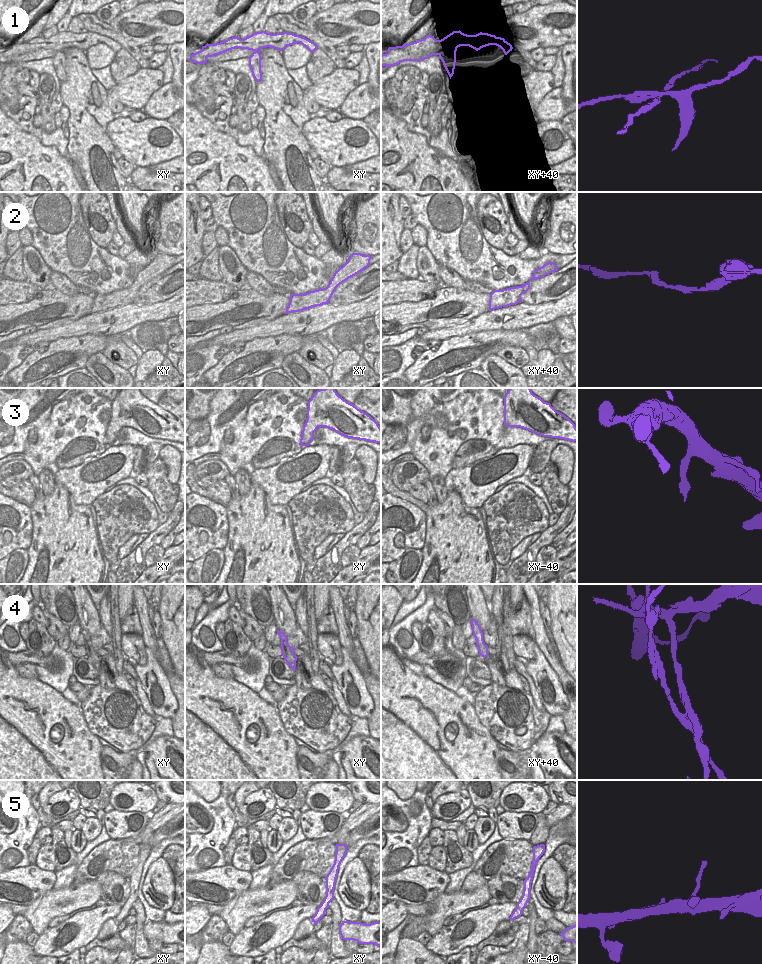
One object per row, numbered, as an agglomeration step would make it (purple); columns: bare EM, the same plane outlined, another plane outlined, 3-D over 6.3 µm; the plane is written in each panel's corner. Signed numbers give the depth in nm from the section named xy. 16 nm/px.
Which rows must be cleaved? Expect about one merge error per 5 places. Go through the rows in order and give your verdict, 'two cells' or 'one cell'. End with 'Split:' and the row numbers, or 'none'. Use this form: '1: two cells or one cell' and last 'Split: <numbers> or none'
1: two cells
2: one cell
3: one cell
4: two cells
5: one cell
Split: 1, 4

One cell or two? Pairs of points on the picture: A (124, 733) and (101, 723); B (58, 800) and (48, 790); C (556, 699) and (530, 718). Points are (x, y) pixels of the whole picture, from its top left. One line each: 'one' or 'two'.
A: one
B: two
C: two

